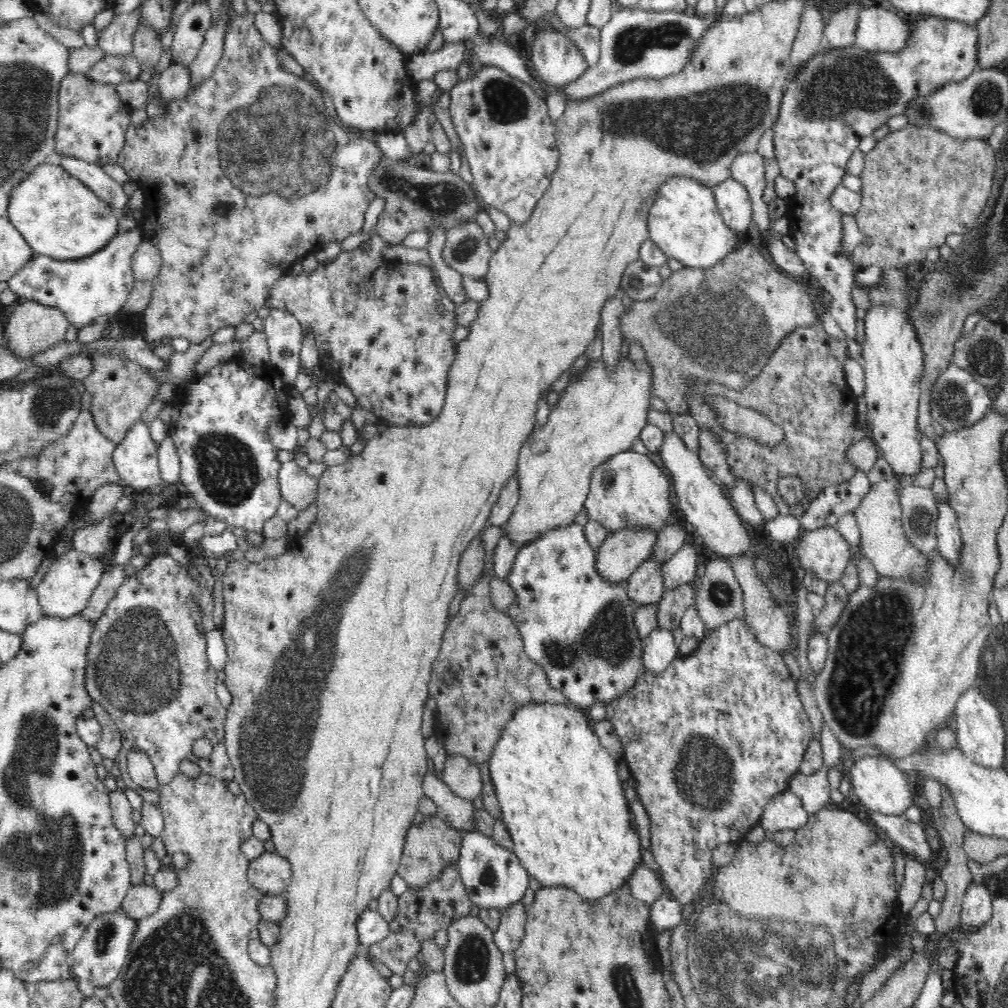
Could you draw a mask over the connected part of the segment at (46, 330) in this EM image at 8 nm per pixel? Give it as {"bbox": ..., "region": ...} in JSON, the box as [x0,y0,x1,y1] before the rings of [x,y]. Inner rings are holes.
{"bbox":[2,302,66,364],"region":[[[25,302],[9,310],[2,347],[10,355],[15,356],[15,359],[19,360],[21,364],[29,364],[37,360],[38,356],[62,342],[66,330],[66,321],[58,311]]]}

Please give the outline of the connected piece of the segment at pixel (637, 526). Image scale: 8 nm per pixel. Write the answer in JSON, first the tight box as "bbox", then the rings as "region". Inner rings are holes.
{"bbox":[582,449,679,537],"region":[[[632,449],[614,454],[596,468],[582,509],[586,520],[598,524],[608,535],[647,532],[649,536],[657,537],[676,526],[676,514],[679,514],[668,468],[659,462],[655,454],[640,454]]]}

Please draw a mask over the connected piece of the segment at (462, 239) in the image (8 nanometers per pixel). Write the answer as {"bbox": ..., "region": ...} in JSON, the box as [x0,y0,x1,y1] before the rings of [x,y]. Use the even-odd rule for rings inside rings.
{"bbox":[439,225,491,278],"region":[[[456,225],[447,232],[445,239],[439,253],[443,264],[460,275],[482,278],[486,274],[491,249],[480,227]]]}

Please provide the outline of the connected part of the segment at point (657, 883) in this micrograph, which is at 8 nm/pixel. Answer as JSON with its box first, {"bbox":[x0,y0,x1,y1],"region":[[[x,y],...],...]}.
{"bbox":[627,864,664,906],"region":[[[644,864],[632,874],[632,878],[627,882],[627,889],[634,901],[643,902],[648,906],[664,896],[664,886],[658,872]]]}

